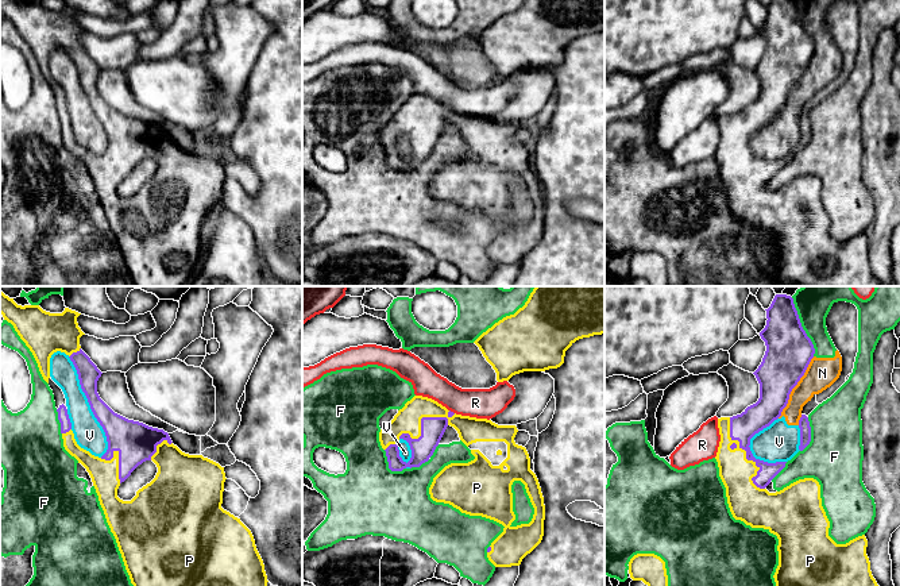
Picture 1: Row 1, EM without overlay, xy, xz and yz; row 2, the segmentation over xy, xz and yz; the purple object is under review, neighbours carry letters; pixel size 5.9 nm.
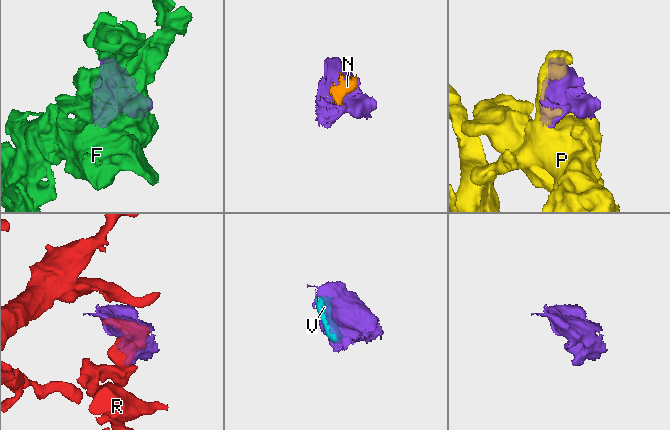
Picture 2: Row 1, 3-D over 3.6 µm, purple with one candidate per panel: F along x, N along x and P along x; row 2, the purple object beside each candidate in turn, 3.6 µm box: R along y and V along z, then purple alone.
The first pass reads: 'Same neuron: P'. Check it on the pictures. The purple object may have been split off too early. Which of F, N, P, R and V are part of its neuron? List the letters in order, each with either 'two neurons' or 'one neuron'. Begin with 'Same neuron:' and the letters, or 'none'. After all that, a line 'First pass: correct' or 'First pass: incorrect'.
Same neuron: P
F: two neurons
N: two neurons
P: one neuron
R: two neurons
V: two neurons
First pass: correct

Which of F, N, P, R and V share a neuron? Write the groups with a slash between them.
F N V / P / R

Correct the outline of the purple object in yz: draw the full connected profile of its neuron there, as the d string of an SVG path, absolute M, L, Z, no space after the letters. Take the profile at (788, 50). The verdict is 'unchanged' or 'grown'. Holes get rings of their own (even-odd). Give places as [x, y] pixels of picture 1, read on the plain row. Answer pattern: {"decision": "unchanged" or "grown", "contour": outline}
{"decision": "grown", "contour": "M772 0L765 8L768 18L760 34L766 49L753 70L760 81L760 96L741 112L718 116L721 139L715 157L730 209L735 217L777 234L779 263L773 273L776 286L881 286L870 269L865 232L846 242L837 242L828 234L830 219L822 204L820 182L816 177L799 177L776 190L765 186L787 159L768 161L756 157L749 144L750 136L781 113L792 86L815 51L793 0Z"}

